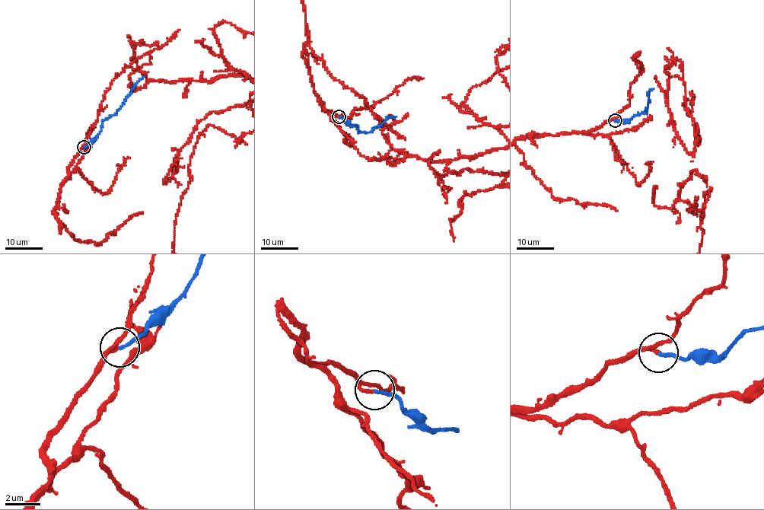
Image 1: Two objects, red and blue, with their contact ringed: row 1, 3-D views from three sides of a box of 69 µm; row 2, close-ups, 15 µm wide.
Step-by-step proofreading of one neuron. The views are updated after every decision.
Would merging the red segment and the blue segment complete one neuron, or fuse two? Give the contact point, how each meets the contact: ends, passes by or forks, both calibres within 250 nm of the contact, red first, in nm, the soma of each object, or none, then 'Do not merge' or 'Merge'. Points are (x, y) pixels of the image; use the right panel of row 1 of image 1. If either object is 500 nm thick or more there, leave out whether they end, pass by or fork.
Place: (615, 120). At the ring red passes by. At the ring blue ends. Thickness 140 nm (red) against 180 nm. Soma of red: none. Soma of blue: none. Merge

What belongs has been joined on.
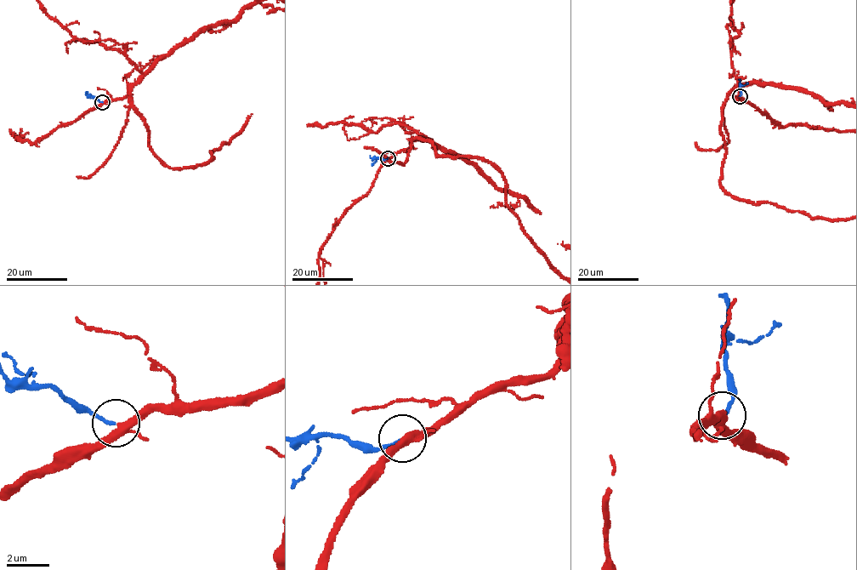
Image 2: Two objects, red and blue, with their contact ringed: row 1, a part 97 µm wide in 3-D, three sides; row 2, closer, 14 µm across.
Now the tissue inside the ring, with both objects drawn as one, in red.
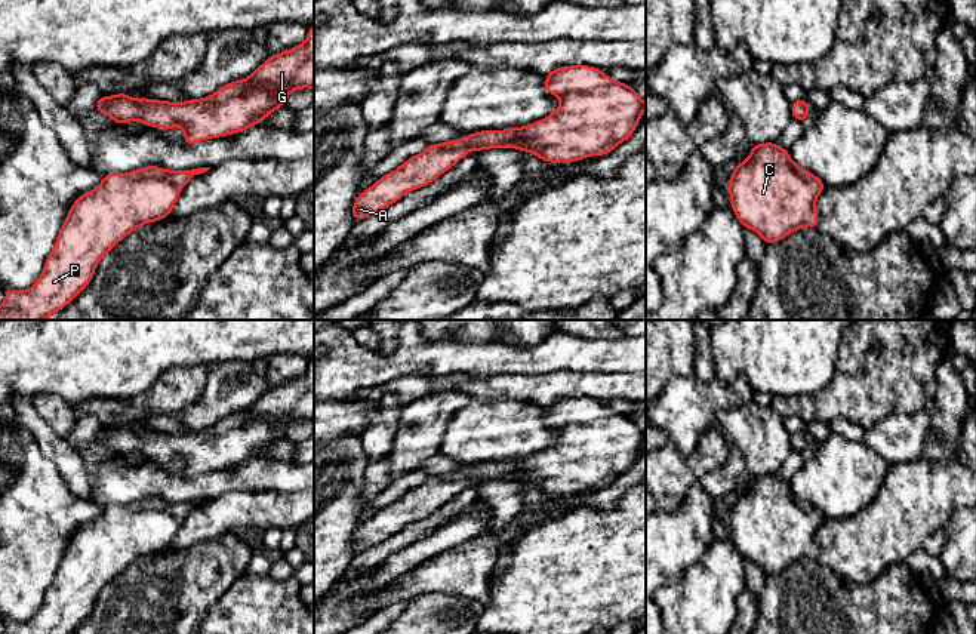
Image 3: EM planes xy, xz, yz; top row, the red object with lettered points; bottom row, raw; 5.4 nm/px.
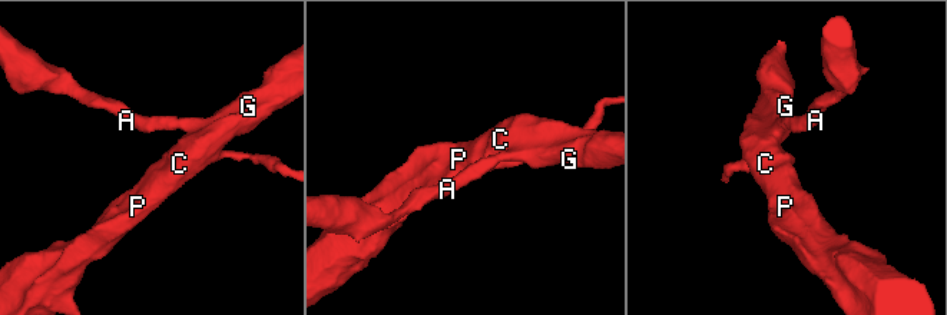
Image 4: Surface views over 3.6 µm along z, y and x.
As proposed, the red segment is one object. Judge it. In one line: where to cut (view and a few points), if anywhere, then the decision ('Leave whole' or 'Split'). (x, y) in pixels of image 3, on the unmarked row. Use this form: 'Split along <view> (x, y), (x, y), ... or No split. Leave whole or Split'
No split. Leave whole

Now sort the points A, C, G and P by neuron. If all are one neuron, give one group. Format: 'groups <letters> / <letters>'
groups A C G P

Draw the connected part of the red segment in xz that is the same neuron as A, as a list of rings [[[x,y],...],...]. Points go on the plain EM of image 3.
[[[589,397],[558,398],[547,406],[545,422],[561,431],[560,438],[542,452],[504,462],[478,462],[465,470],[431,476],[421,486],[409,489],[395,502],[384,507],[354,532],[354,553],[375,547],[398,533],[409,523],[422,520],[461,493],[468,483],[517,480],[548,495],[573,495],[591,487],[606,487],[629,471],[638,458],[646,434],[628,416],[612,412],[600,400]]]

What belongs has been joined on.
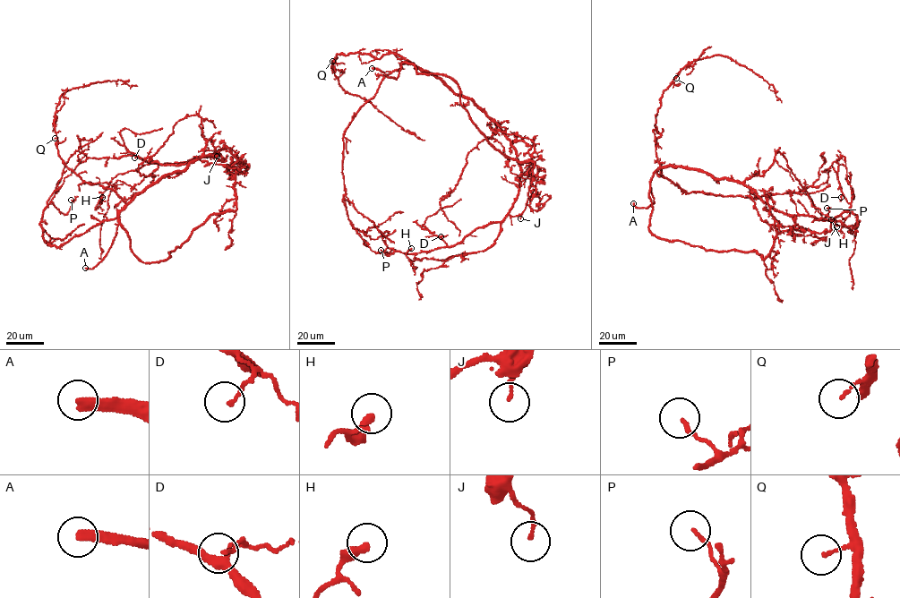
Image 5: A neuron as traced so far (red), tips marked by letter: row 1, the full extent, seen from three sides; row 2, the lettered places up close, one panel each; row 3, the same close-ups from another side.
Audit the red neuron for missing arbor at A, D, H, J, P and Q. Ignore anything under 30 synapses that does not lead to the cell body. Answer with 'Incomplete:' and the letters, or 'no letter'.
Incomplete: A

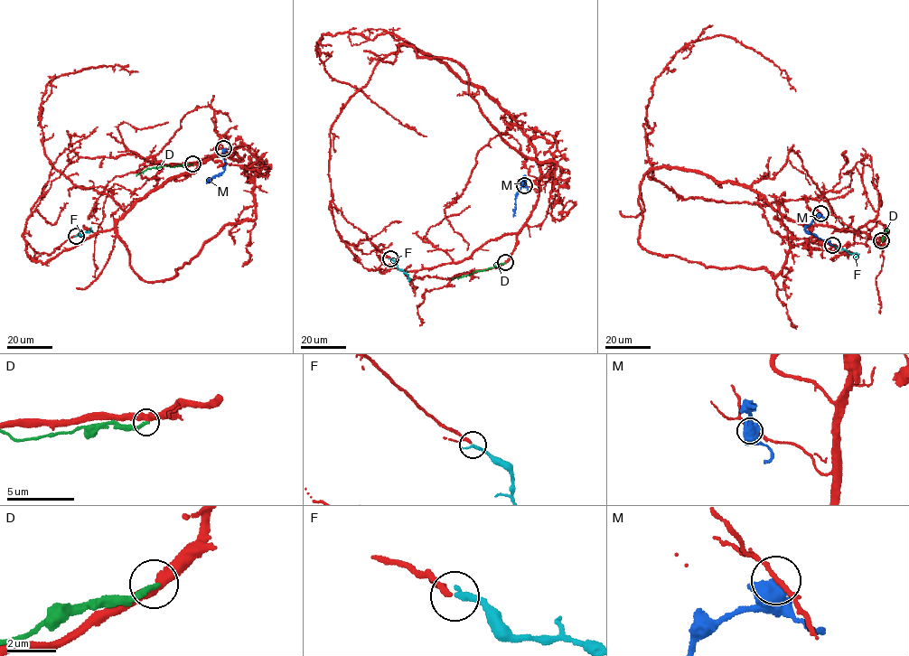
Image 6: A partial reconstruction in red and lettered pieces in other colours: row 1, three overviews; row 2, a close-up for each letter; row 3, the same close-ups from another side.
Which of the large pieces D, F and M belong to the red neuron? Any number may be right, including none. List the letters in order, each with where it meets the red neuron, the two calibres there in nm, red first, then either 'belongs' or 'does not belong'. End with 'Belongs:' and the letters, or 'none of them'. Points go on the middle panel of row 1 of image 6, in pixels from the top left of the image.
D: contact (505, 262); calibres 400 and 220 nm; does not belong
F: contact (390, 258); calibres 160 and 240 nm; belongs
M: contact (524, 185); calibres 160 and 650 nm; does not belong
Belongs: F

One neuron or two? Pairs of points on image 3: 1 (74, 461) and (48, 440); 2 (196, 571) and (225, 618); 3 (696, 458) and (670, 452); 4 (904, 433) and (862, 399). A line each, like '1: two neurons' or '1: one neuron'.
1: one neuron
2: two neurons
3: one neuron
4: two neurons

